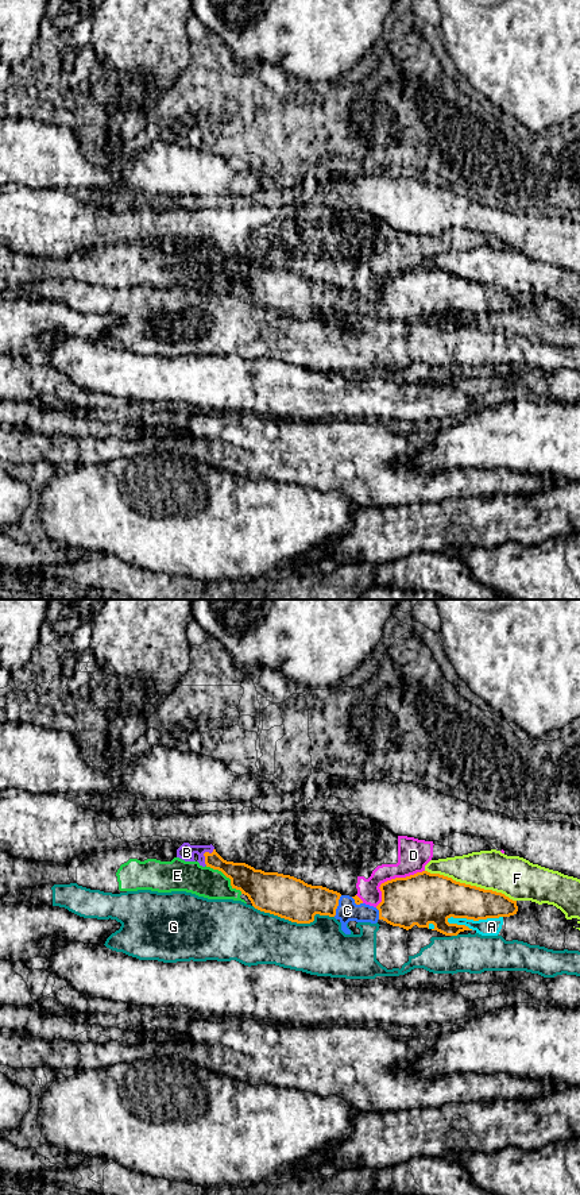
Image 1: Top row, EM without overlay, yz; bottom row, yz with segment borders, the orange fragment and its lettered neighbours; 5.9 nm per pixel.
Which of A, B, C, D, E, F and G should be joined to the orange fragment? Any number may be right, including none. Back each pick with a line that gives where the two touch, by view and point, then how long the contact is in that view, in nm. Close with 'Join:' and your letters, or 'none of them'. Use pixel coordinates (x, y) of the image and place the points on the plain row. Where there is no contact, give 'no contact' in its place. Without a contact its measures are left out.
B: meets orange in yz at (204, 249); contact 120 nm long
C: meets orange in yz at (337, 300); contact 140 nm long
Join: B, C

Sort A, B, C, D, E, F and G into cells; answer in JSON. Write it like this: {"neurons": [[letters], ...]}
{"neurons": [["A"], ["B", "C"], ["D"], ["E"], ["F"], ["G"]]}

